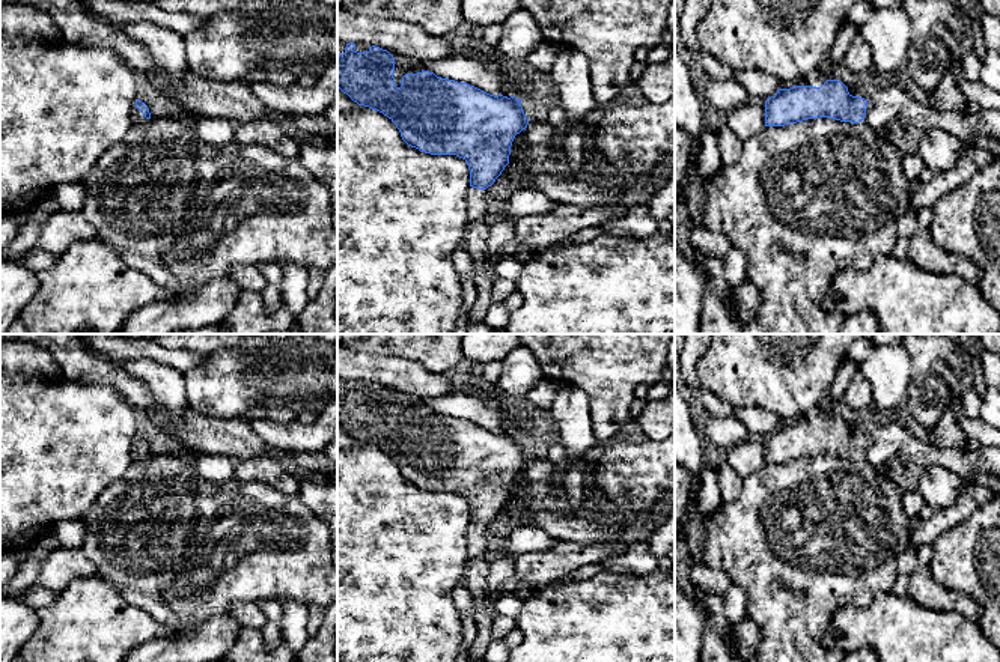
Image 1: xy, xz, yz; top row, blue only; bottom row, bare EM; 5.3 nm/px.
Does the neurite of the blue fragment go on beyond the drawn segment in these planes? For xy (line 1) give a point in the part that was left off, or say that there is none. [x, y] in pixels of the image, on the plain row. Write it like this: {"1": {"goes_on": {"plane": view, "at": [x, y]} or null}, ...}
{"1": {"goes_on": {"plane": "xy", "at": [137, 453]}}}

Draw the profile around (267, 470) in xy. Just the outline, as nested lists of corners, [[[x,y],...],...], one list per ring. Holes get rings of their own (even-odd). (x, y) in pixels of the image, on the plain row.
[[[261,456],[250,460],[239,460],[235,465],[233,478],[244,481],[261,481],[283,493],[298,495],[300,484],[291,477],[280,463],[270,456]]]

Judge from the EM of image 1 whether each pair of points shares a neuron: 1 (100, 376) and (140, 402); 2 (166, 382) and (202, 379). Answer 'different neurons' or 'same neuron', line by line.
1: same neuron
2: different neurons

